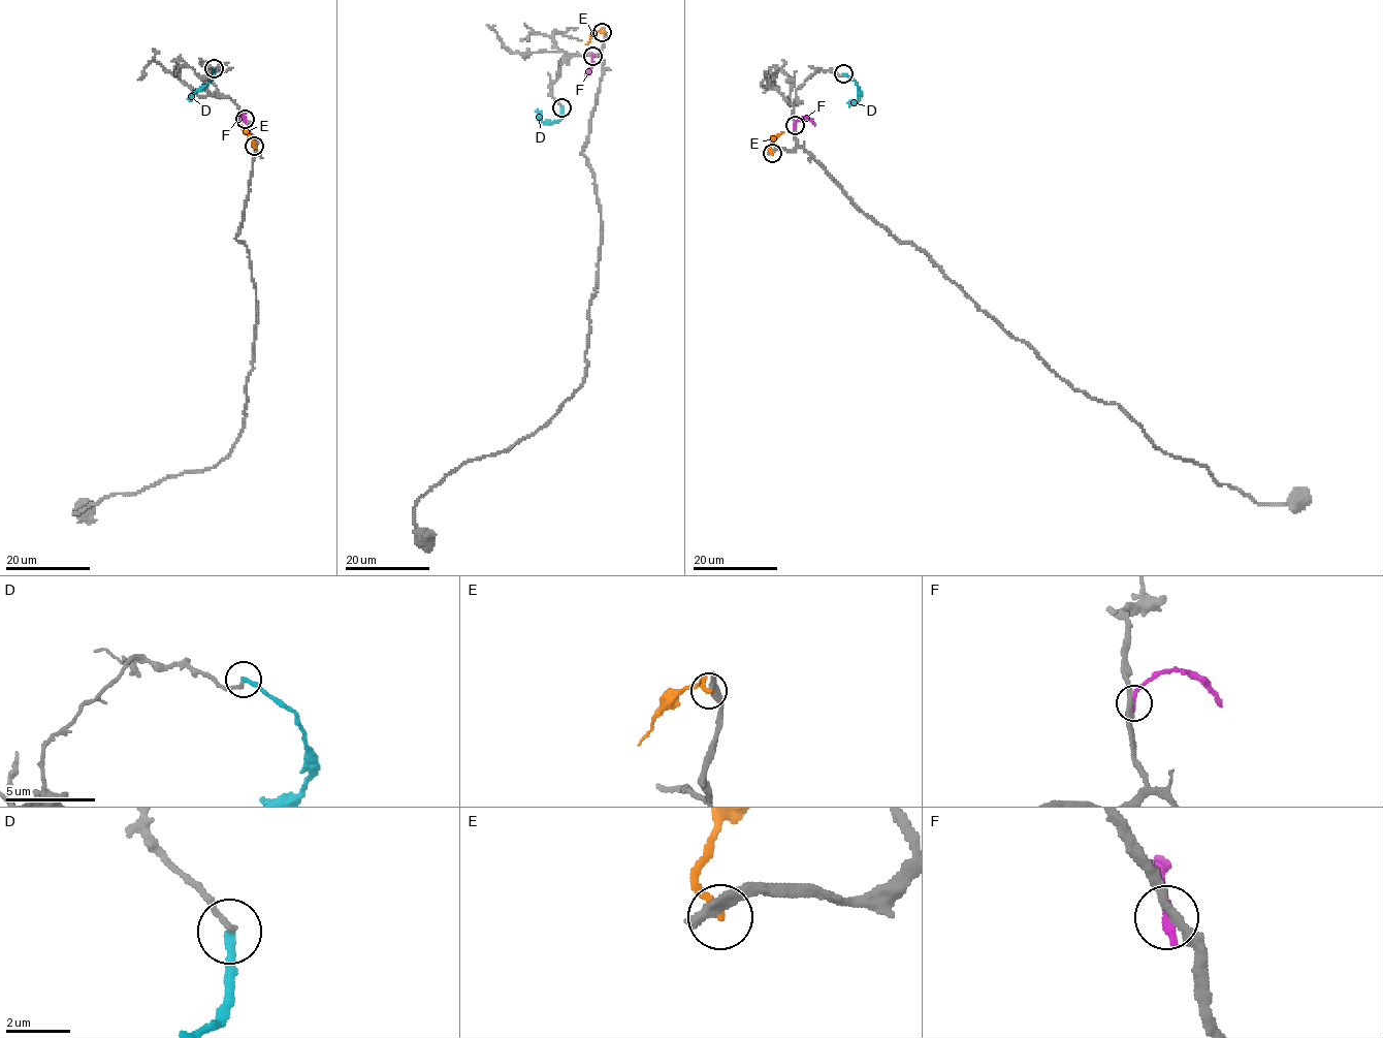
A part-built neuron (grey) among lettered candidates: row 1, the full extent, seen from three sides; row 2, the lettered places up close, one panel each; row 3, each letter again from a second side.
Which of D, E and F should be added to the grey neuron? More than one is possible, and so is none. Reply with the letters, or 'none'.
none

